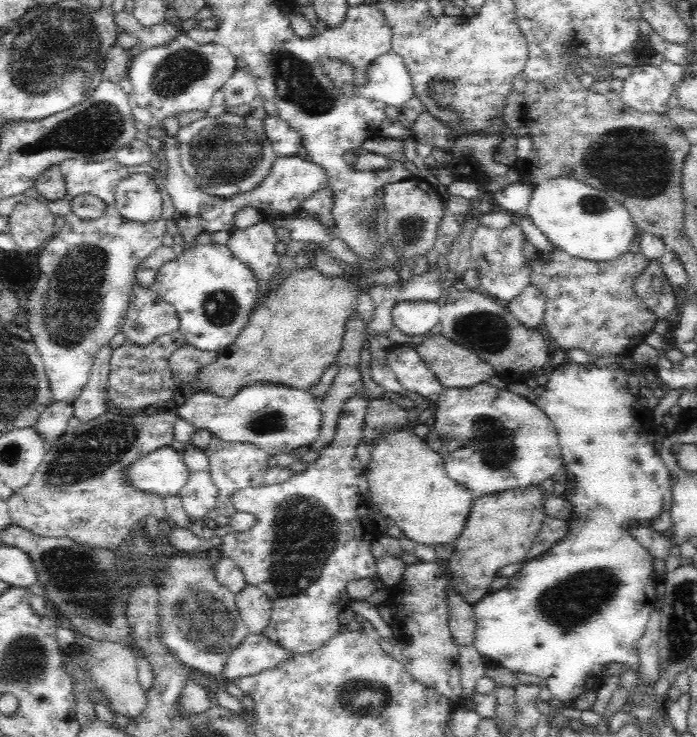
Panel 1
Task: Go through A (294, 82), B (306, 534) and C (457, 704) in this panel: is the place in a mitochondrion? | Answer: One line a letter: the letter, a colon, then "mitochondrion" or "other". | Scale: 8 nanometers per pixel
A: mitochondrion
B: mitochondrion
C: other

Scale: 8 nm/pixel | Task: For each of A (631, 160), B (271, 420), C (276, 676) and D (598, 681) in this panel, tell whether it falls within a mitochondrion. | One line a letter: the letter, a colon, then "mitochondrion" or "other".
A: mitochondrion
B: mitochondrion
C: other
D: other

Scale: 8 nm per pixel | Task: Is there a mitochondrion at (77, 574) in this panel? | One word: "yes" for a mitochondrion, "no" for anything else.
yes

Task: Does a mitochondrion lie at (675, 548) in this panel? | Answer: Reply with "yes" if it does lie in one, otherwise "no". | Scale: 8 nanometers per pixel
no

